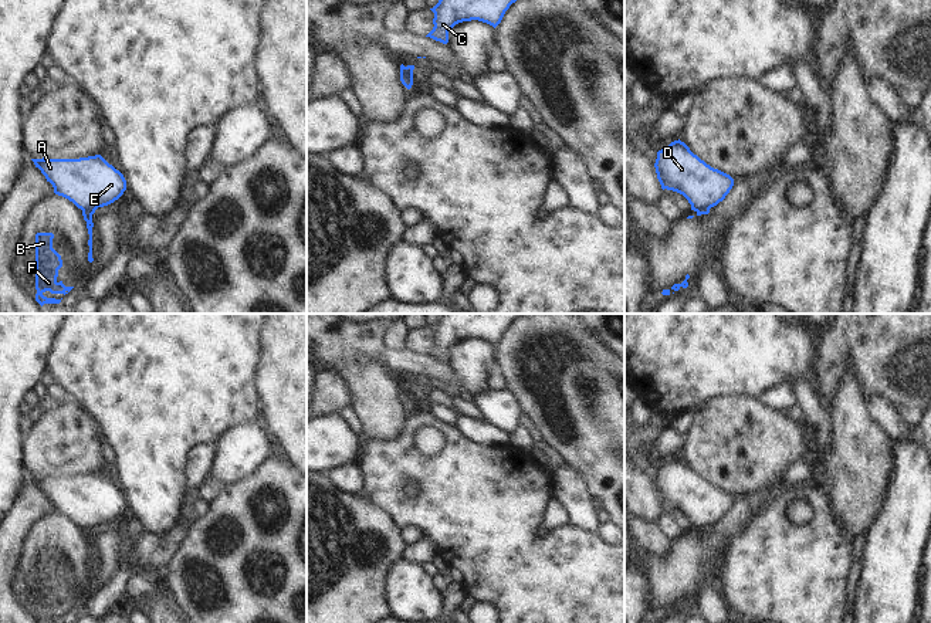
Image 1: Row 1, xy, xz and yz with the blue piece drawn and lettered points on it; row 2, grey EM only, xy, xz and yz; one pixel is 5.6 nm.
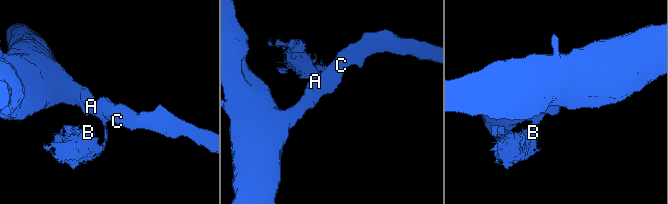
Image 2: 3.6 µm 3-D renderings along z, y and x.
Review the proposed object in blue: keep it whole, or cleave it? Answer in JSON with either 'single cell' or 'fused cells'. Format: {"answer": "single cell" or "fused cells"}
{"answer": "fused cells"}

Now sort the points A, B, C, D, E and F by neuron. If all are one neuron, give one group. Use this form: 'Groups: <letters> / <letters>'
Groups: A C D E / B F

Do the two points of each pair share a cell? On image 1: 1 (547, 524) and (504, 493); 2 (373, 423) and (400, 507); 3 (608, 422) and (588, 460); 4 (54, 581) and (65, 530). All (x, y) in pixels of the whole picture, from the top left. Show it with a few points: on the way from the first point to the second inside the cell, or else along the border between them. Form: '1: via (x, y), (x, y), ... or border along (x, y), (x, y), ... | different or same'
1: border along (551, 498), (537, 530), (538, 535) | different
2: border along (405, 420), (393, 437), (368, 442) | different
3: via (608, 432), (608, 440), (598, 450) | same
4: via (54, 568), (56, 542) | same

